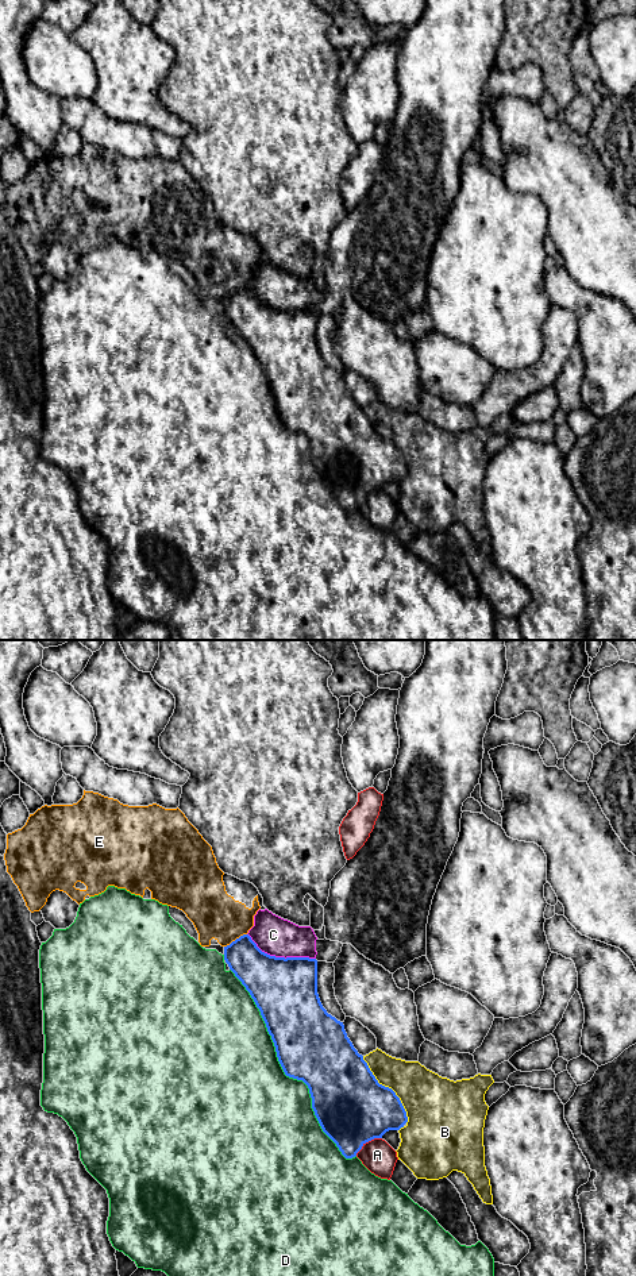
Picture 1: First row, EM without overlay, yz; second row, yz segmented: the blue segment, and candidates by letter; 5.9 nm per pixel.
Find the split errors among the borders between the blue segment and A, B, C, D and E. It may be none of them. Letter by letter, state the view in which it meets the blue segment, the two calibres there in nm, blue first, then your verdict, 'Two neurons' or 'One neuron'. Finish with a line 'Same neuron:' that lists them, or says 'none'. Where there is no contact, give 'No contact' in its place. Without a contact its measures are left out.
A: Touches blue in yz. Thickness 440 nm (blue) against 190 nm. Two neurons
B: Touches blue in yz. Thickness 440 nm (blue) against 300 nm. Two neurons
C: Touches blue in yz. Thickness 380 nm (blue) against 220 nm. Two neurons
D: Touches blue in yz. Thickness 420 nm (blue) against 500 nm. Two neurons
E: Touches blue in yz. Thickness 240 nm (blue) against 280 nm. Two neurons
Same neuron: none

